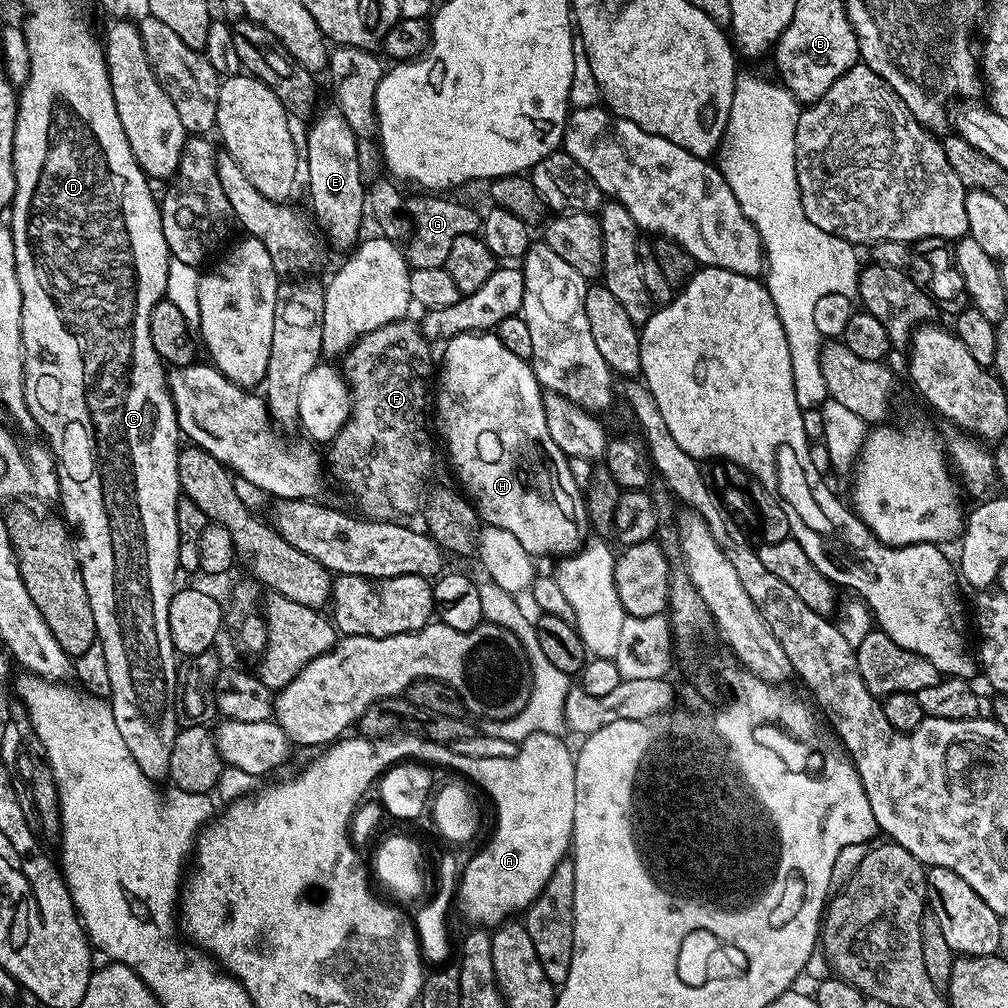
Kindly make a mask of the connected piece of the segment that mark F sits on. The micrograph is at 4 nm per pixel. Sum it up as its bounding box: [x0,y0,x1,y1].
[326,318,436,522]

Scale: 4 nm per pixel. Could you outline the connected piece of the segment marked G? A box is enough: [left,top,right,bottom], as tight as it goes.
[406,194,482,268]

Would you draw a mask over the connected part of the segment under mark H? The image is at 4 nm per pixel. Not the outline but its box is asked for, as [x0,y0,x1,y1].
[434,332,590,558]

